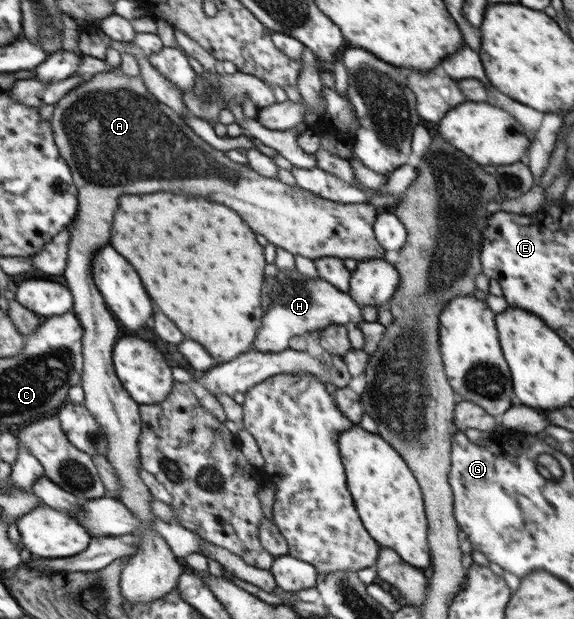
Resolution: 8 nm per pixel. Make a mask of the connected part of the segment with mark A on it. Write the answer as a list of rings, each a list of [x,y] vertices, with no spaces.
[[[109,67],[104,72],[90,75],[78,88],[72,88],[64,98],[56,102],[50,122],[52,132],[55,133],[55,144],[66,160],[72,172],[72,180],[78,189],[78,211],[75,220],[68,226],[72,227],[73,231],[67,250],[66,269],[61,279],[68,284],[72,296],[75,296],[74,313],[79,317],[80,324],[84,325],[83,404],[91,410],[96,422],[103,428],[104,436],[107,436],[108,452],[105,457],[115,470],[121,486],[119,501],[124,503],[138,520],[151,524],[156,519],[151,509],[153,496],[138,475],[139,439],[142,437],[143,421],[139,414],[139,404],[123,387],[115,366],[112,366],[112,348],[115,348],[120,328],[114,316],[108,312],[103,293],[99,291],[94,278],[94,256],[104,244],[110,242],[110,220],[114,218],[114,212],[118,208],[118,196],[150,194],[158,190],[170,190],[174,194],[208,196],[210,200],[228,204],[228,208],[236,208],[236,212],[240,212],[240,216],[248,220],[248,226],[254,232],[266,236],[270,244],[313,261],[322,257],[354,258],[357,261],[384,259],[385,248],[378,242],[373,231],[376,217],[379,215],[375,207],[369,203],[334,203],[300,188],[297,184],[289,185],[274,178],[261,176],[249,168],[248,164],[232,162],[224,152],[212,148],[208,142],[196,136],[179,113],[166,106],[150,91],[141,75],[130,77],[124,75],[120,69],[114,70]]]

